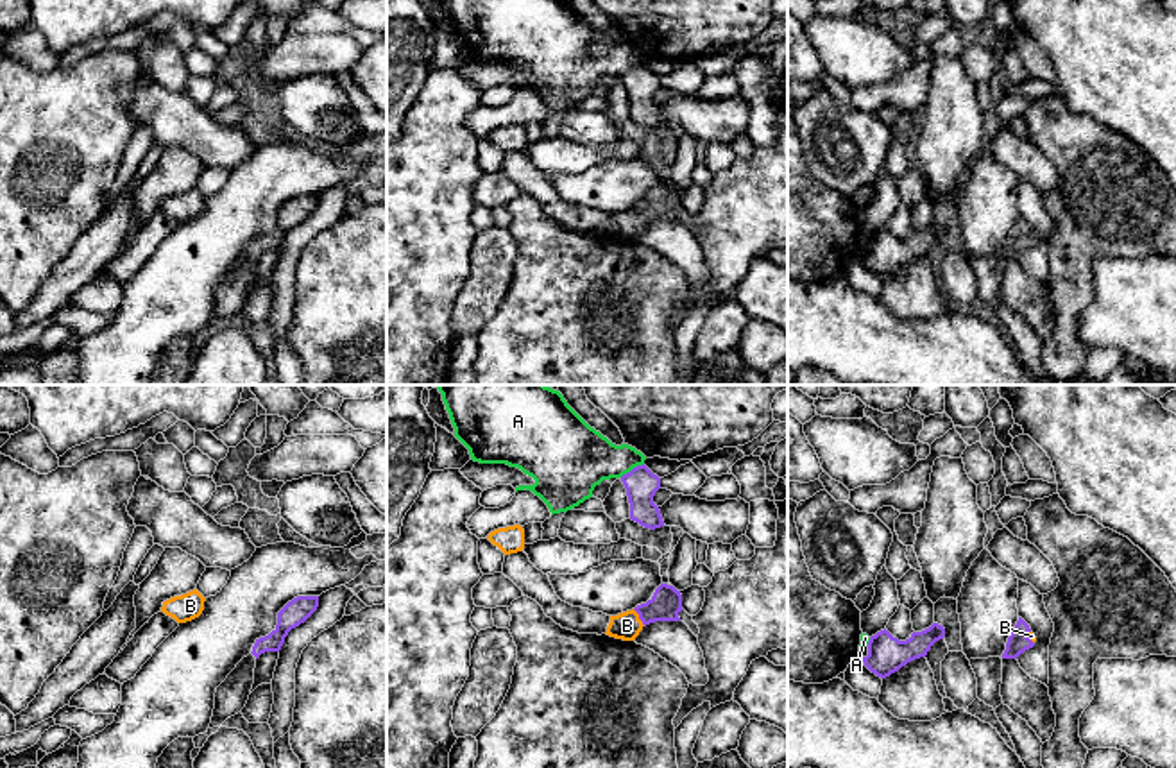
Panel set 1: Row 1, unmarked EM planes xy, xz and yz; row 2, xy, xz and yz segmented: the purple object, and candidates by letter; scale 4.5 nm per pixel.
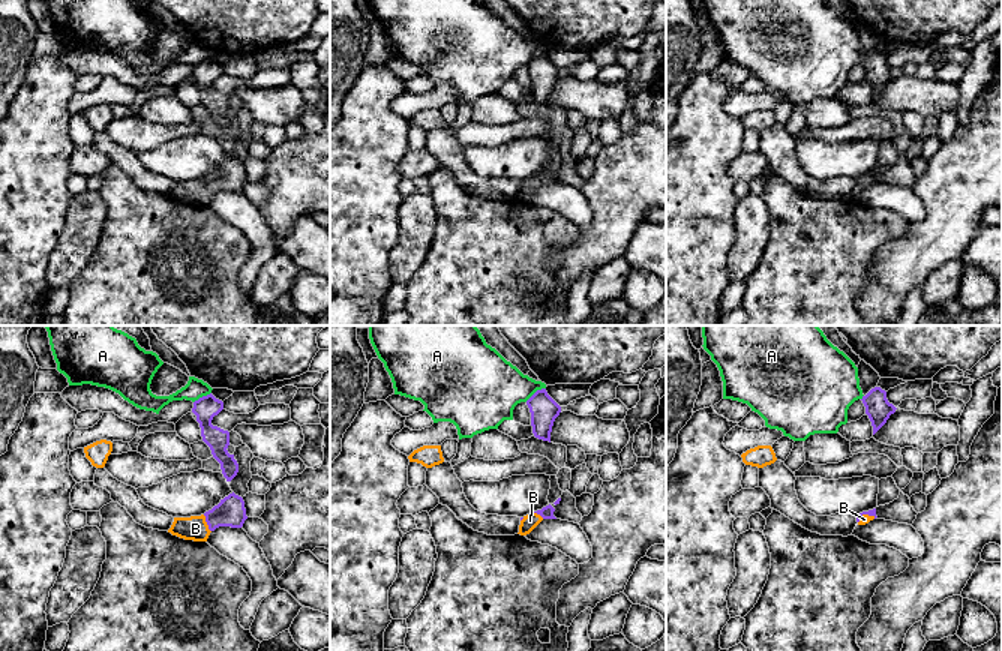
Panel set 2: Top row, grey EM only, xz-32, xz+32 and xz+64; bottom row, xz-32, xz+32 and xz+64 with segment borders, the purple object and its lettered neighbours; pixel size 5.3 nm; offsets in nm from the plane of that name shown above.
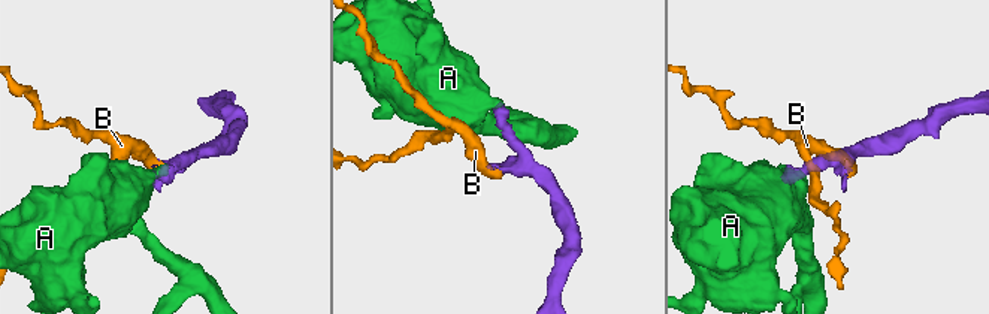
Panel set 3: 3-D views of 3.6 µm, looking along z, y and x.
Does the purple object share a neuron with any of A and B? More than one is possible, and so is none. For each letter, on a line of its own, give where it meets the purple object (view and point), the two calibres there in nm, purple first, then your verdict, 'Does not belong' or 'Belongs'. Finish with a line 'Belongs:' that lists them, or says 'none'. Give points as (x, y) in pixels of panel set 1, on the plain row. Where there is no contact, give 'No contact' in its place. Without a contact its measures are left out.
A: Touches purple at xz (632, 68). Thickness 150 nm (purple) against 280 nm. Does not belong
B: Touches purple at xz (639, 217). Thickness 140 nm (purple) against 130 nm. Belongs
Belongs: B

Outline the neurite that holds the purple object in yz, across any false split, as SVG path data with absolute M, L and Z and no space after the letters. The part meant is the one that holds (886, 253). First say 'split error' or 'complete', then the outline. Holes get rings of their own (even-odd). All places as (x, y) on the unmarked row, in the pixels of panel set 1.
complete; M938 222L922 231L913 231L906 240L899 240L884 227L870 236L868 254L863 256L863 261L872 272L886 277L908 261L925 256L931 245L943 236L945 227Z

